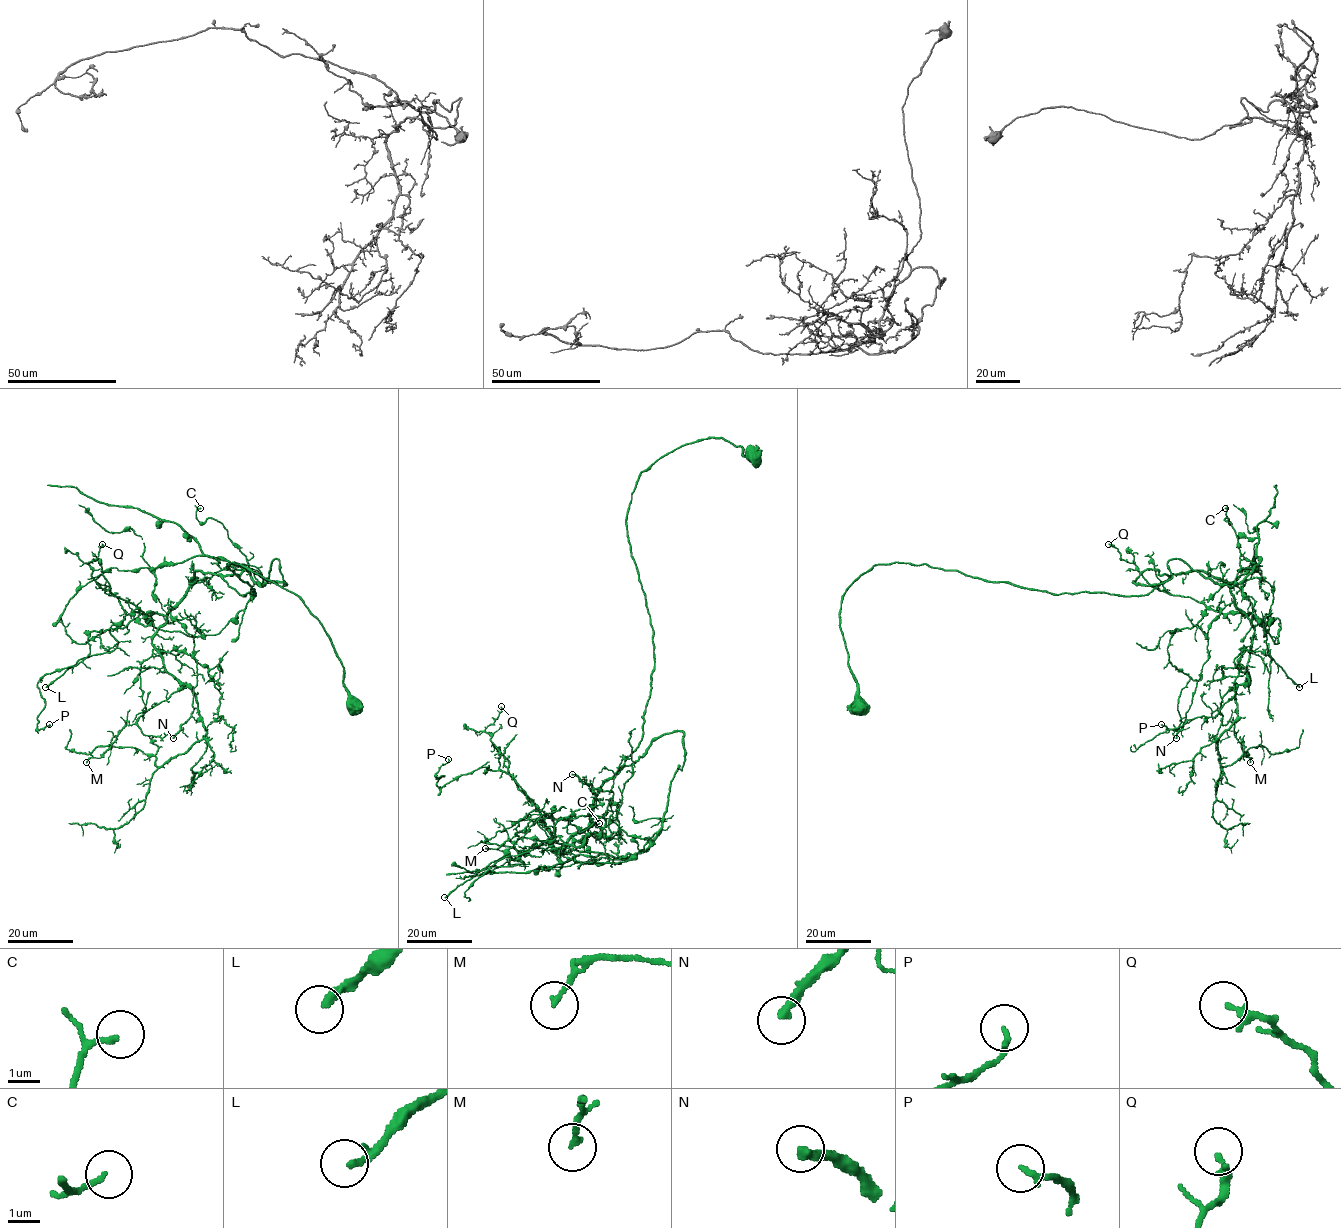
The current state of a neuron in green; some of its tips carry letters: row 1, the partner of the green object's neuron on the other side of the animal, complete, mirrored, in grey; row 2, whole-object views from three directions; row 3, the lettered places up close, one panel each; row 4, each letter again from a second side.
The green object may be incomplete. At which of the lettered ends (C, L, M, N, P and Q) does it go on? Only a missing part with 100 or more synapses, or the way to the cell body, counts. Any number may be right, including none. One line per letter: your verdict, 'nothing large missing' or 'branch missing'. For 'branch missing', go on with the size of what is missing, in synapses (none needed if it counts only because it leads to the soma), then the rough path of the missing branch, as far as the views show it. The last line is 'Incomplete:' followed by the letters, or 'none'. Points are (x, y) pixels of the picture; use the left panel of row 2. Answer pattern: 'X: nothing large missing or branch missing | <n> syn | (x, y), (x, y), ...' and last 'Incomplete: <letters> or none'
C: nothing large missing
L: nothing large missing
M: nothing large missing
N: nothing large missing
P: nothing large missing
Q: nothing large missing
Incomplete: none

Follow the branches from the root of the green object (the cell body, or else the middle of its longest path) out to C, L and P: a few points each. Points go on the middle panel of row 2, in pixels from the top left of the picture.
C: (757, 457), (700, 439), (639, 477), (626, 527), (654, 669), (588, 831), (611, 859), (647, 841), (599, 823)
L: (757, 457), (700, 439), (641, 474), (626, 527), (653, 630), (642, 740), (601, 787), (585, 829), (444, 897)
P: (757, 457), (700, 439), (639, 477), (650, 696), (585, 829), (558, 843), (489, 765), (439, 788), (448, 759)

